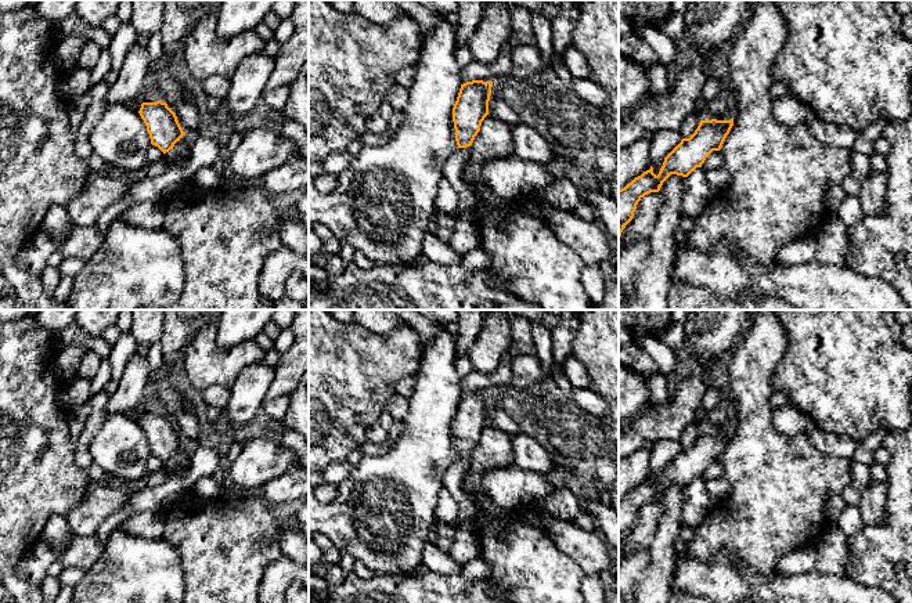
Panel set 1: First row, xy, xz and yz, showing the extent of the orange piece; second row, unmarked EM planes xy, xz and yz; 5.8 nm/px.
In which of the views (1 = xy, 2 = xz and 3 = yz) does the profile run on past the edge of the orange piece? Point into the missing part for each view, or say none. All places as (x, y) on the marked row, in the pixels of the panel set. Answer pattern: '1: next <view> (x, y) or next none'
1: next none
2: next none
3: next none

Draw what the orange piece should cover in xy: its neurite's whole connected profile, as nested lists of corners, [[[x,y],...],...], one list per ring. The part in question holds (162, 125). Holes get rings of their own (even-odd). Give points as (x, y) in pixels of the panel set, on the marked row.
[[[143,102],[138,113],[147,126],[151,144],[163,154],[173,149],[174,144],[185,136],[176,113],[166,102]]]

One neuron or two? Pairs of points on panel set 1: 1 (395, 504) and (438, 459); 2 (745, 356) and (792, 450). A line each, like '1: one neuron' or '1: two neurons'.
1: one neuron
2: one neuron

